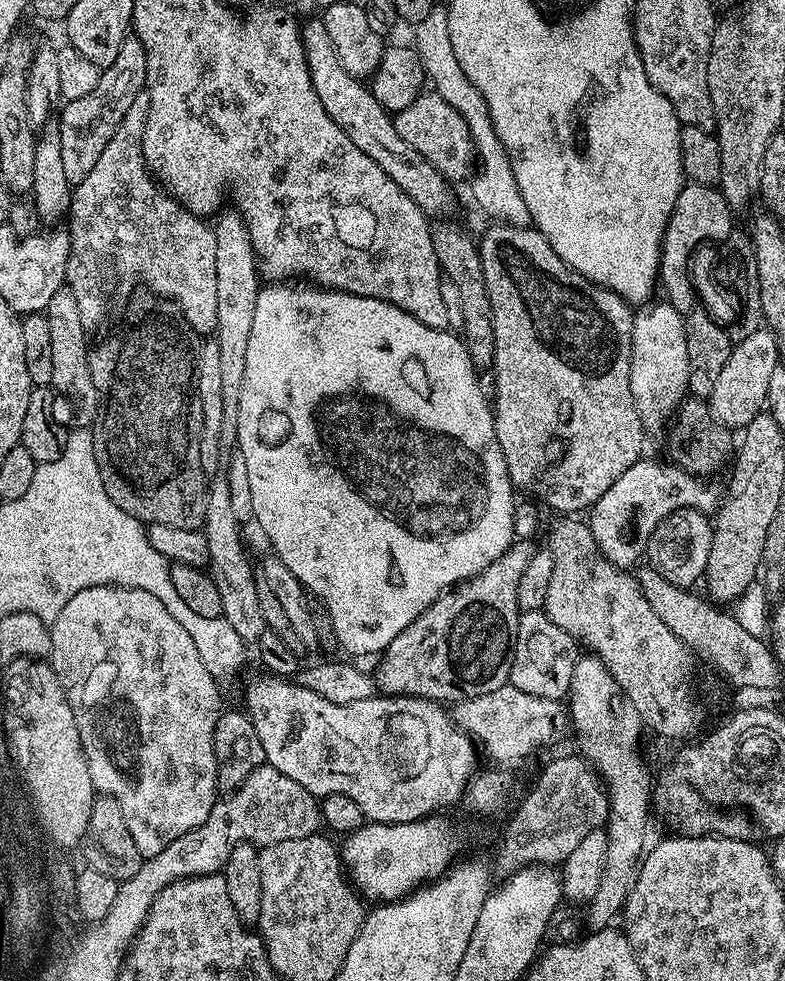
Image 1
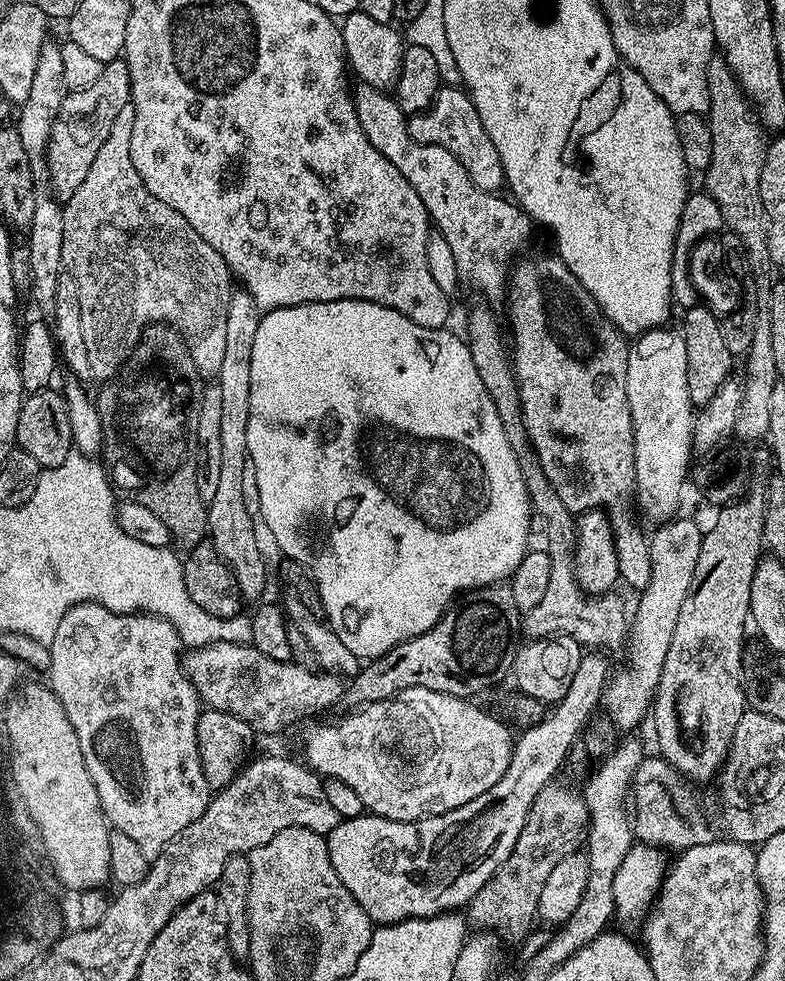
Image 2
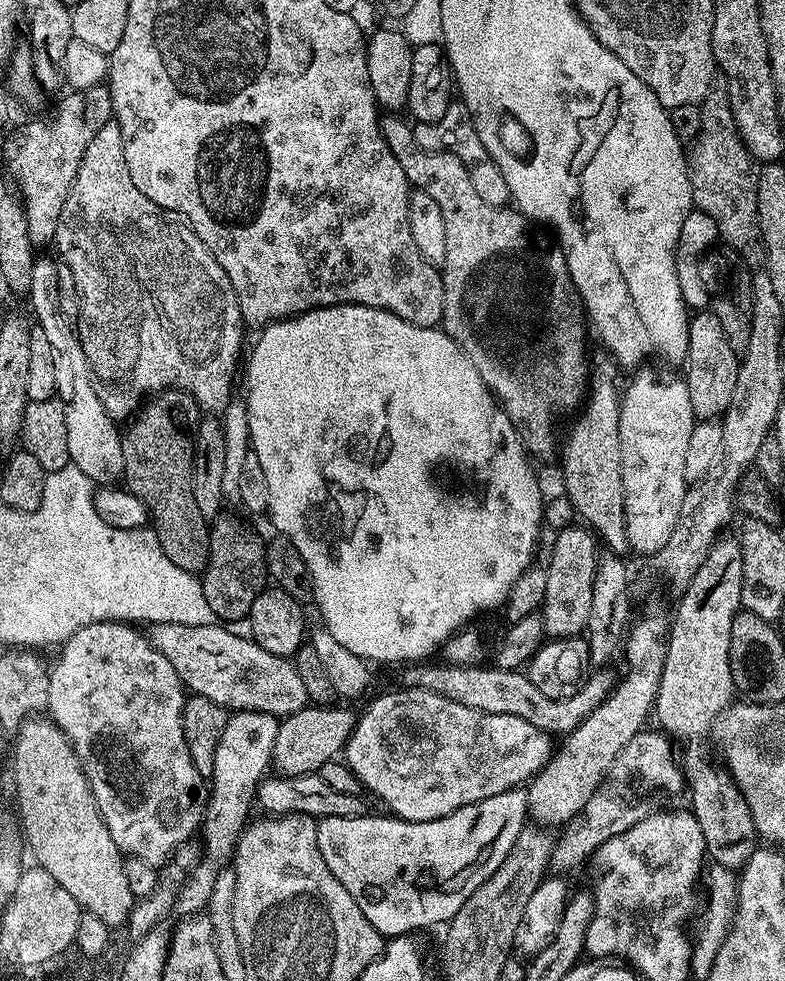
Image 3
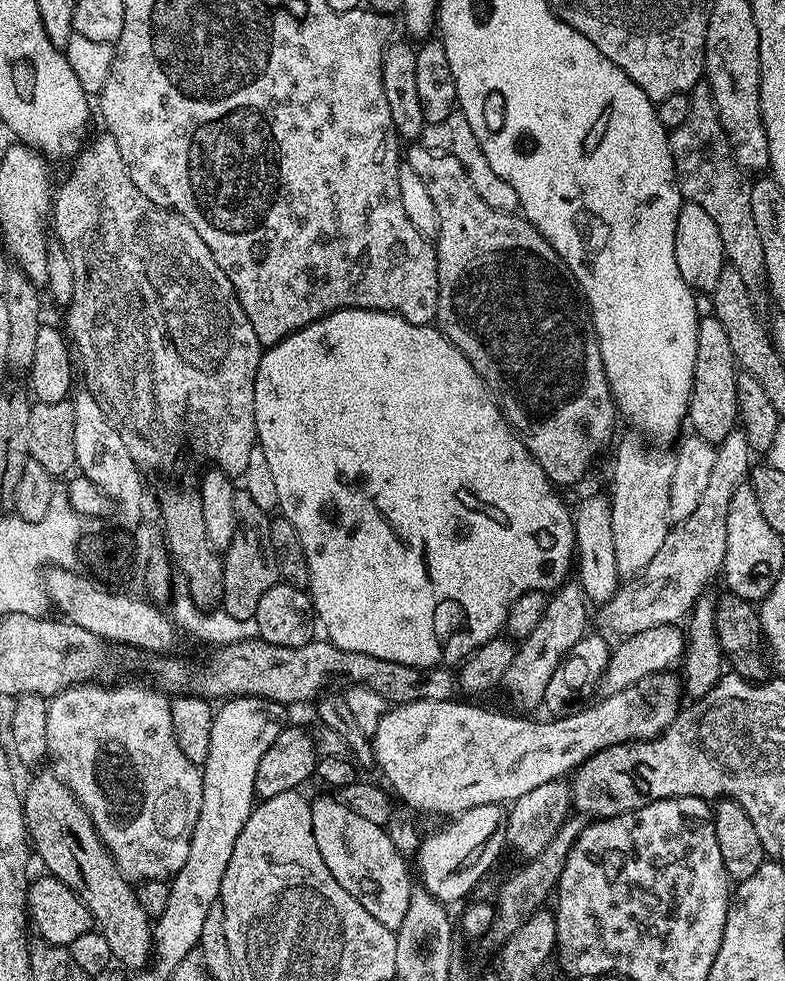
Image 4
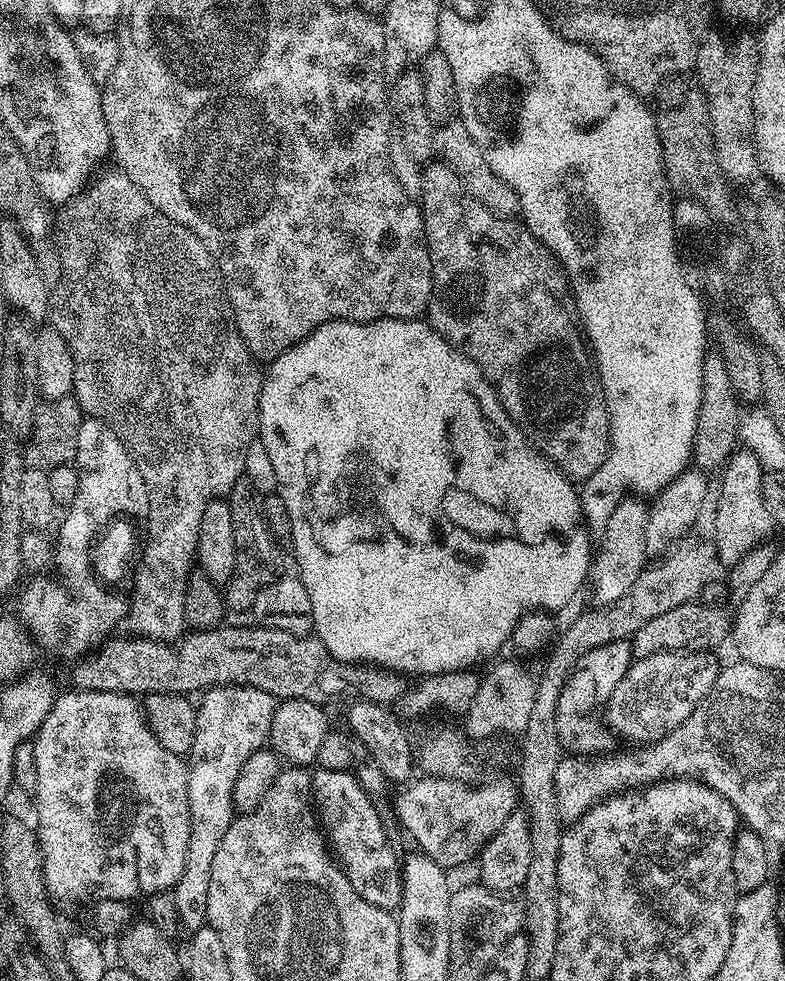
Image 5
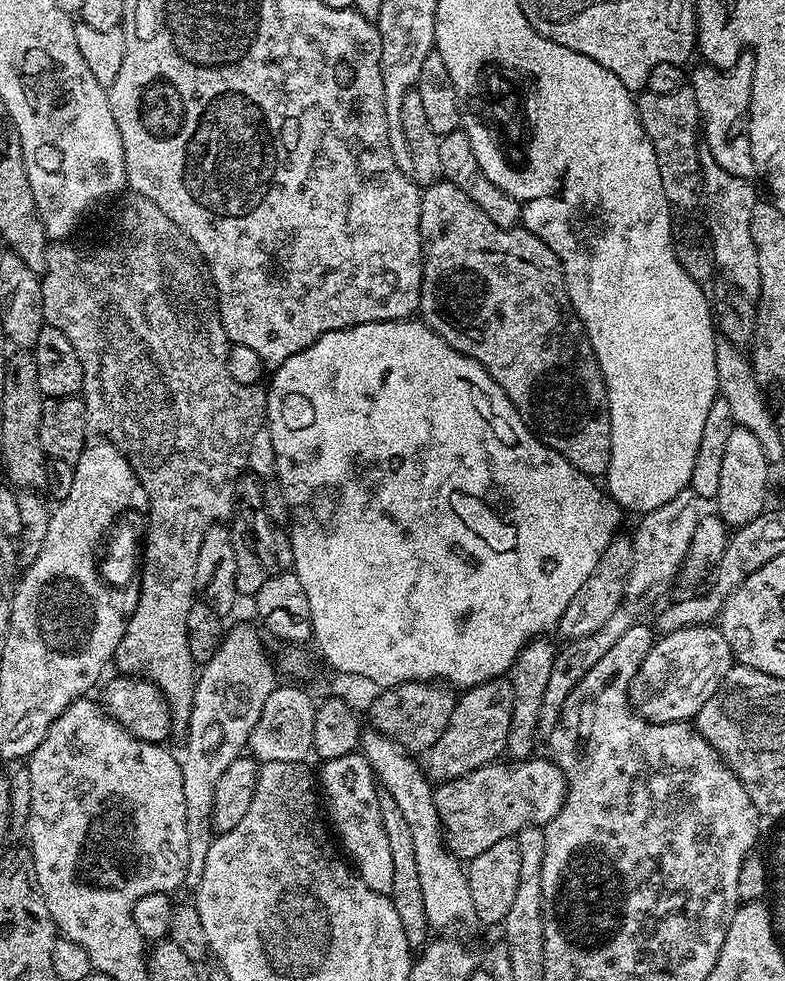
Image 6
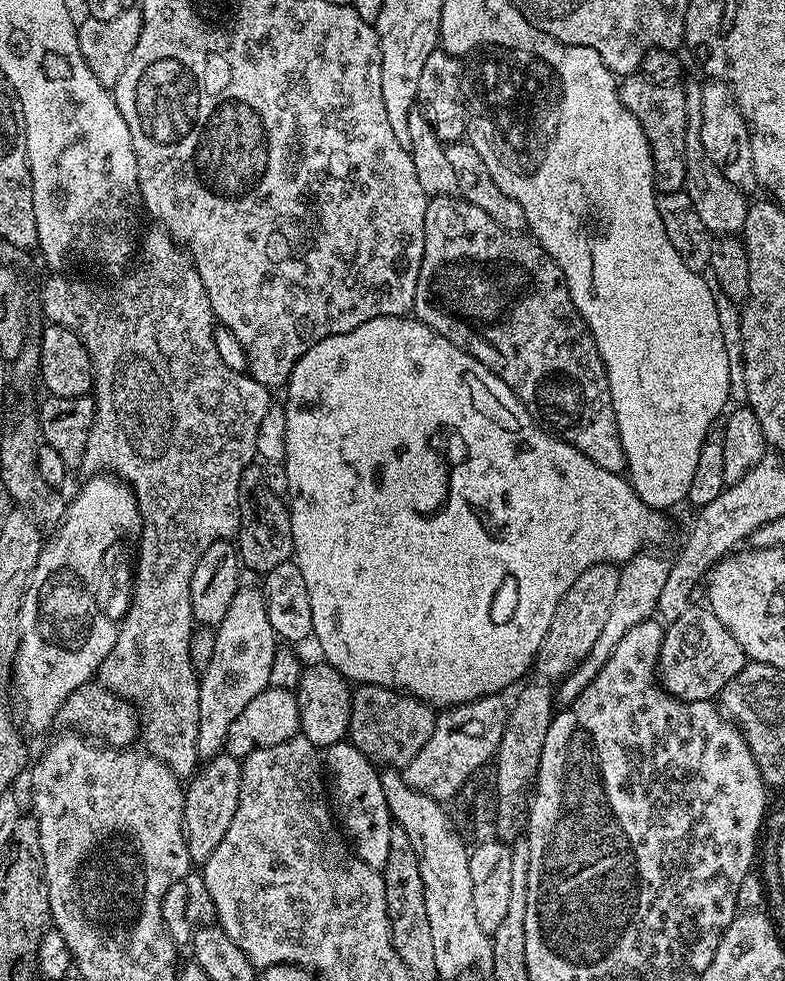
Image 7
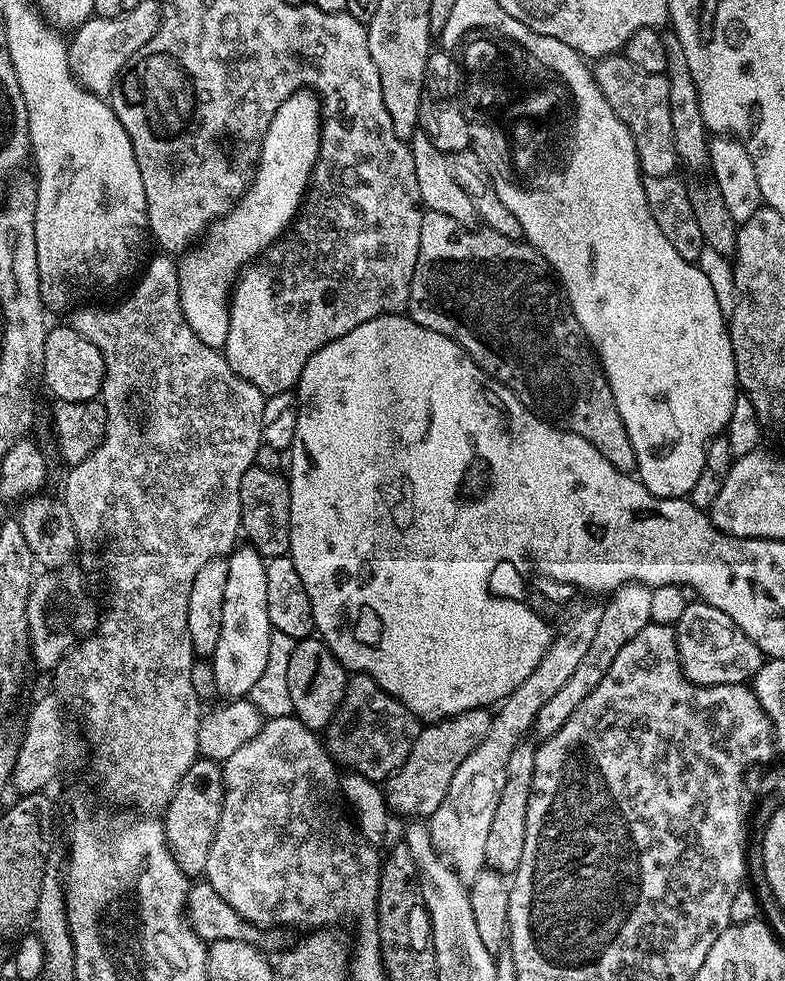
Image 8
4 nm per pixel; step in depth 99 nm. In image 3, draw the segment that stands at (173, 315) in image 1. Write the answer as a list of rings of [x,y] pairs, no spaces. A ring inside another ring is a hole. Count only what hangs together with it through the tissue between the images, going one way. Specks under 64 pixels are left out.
[[[165,390],[153,400],[156,401],[148,409],[145,407],[127,425],[128,432],[126,428],[123,433],[122,478],[128,482],[127,491],[136,495],[148,508],[151,523],[156,523],[154,535],[164,547],[166,558],[182,570],[200,574],[208,567],[208,547],[212,544],[208,537],[209,521],[205,520],[202,510],[198,510],[192,489],[193,432],[202,419],[202,409],[189,392],[179,390]]]

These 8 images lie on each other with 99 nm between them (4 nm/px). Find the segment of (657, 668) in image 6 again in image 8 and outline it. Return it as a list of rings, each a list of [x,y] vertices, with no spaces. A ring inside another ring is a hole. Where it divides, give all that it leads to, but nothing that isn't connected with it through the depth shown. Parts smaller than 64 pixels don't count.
[[[690,602],[674,626],[680,670],[691,684],[748,684],[766,657],[760,647],[722,610],[703,602]]]

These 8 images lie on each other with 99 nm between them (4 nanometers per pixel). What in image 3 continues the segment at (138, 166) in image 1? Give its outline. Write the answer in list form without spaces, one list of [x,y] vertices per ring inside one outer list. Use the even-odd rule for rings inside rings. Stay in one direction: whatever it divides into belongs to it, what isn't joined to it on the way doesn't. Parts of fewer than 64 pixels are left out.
[[[115,122],[102,126],[102,130],[98,130],[98,134],[90,138],[86,146],[86,154],[82,154],[82,166],[78,166],[78,174],[68,187],[66,202],[58,218],[54,248],[60,251],[59,259],[62,263],[70,266],[70,274],[74,274],[80,299],[80,314],[75,317],[74,327],[80,333],[82,350],[86,350],[86,362],[90,362],[94,390],[98,390],[98,398],[102,398],[102,406],[106,406],[106,414],[110,414],[112,420],[127,421],[141,407],[140,399],[147,392],[152,392],[151,394],[159,394],[165,390],[189,392],[201,409],[208,414],[223,413],[228,405],[233,403],[232,387],[236,384],[236,367],[239,364],[241,367],[242,364],[240,351],[244,348],[244,332],[246,333],[246,325],[240,313],[238,298],[234,294],[234,286],[230,286],[230,278],[226,278],[226,270],[218,266],[214,254],[210,254],[210,250],[198,238],[198,234],[194,234],[192,227],[173,213],[150,202],[150,198],[146,198],[146,194],[142,194],[142,190],[134,186],[134,178],[130,178],[130,170],[126,170],[122,130]]]

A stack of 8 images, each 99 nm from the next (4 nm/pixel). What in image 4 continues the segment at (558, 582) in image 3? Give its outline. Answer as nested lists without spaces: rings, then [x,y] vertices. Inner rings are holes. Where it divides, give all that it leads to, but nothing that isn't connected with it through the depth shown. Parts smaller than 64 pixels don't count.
[[[565,582],[548,596],[542,622],[538,622],[534,634],[519,641],[514,662],[510,662],[510,668],[504,675],[503,687],[508,687],[518,707],[539,709],[543,705],[546,686],[554,670],[558,670],[569,650],[589,631],[587,607],[584,589],[576,582]]]

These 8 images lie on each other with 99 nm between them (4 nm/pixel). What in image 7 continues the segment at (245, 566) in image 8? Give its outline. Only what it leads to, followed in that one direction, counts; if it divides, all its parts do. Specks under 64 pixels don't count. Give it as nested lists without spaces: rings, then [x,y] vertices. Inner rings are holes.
[[[241,586],[226,610],[219,628],[215,629],[214,658],[199,677],[198,754],[201,761],[212,760],[225,751],[227,731],[255,695],[270,686],[270,666],[278,651],[278,637],[266,614],[264,593],[259,587]]]

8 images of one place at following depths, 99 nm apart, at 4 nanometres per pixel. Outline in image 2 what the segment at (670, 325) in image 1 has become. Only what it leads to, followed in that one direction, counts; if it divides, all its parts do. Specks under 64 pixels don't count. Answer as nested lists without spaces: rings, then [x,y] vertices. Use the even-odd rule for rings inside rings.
[[[661,326],[652,328],[648,332],[635,337],[628,349],[628,361],[626,362],[626,398],[630,406],[630,422],[634,426],[634,466],[636,467],[636,483],[634,500],[640,508],[655,522],[667,522],[677,515],[680,508],[680,495],[684,492],[684,479],[688,476],[688,459],[694,456],[692,451],[692,422],[694,419],[694,405],[690,402],[690,390],[686,386],[686,342],[684,333],[679,327]]]

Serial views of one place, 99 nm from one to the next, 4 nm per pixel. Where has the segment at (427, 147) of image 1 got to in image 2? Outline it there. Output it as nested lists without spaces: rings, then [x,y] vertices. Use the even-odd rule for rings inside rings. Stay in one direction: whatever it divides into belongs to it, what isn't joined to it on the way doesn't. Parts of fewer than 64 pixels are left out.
[[[441,87],[425,112],[413,112],[408,116],[408,129],[410,138],[414,138],[419,144],[437,144],[450,150],[450,154],[454,154],[454,158],[462,162],[466,174],[470,174],[470,182],[474,182],[478,190],[499,193],[500,187],[505,187],[502,158],[498,158],[498,150],[494,142],[490,142],[490,134],[486,134],[482,118],[478,118],[478,110],[463,87]]]

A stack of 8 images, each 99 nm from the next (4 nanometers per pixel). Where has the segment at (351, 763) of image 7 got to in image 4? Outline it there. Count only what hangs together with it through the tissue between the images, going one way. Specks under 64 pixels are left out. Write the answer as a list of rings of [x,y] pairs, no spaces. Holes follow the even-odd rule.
[[[320,796],[311,801],[310,822],[314,826],[314,842],[318,846],[318,854],[322,854],[322,862],[326,862],[326,867],[330,874],[334,874],[338,886],[342,886],[342,890],[347,890],[349,894],[354,894],[354,898],[358,898],[358,902],[362,902],[368,913],[382,922],[382,926],[393,930],[400,928],[414,891],[412,876],[408,873],[407,862],[404,861],[407,860],[405,853],[396,849],[381,825],[366,822],[362,814],[354,814],[354,810],[350,810],[350,806],[346,806],[343,800],[332,796]]]

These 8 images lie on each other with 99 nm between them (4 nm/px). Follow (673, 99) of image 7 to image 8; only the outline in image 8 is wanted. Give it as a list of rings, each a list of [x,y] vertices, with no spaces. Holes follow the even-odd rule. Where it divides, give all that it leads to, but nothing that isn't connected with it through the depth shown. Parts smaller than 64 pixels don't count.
[[[624,55],[602,56],[595,61],[592,77],[598,82],[598,90],[610,102],[610,110],[618,114],[620,121],[630,130],[638,150],[640,171],[650,178],[666,178],[677,171],[678,161],[674,150],[674,126],[670,122],[670,82],[664,74],[646,74],[646,70],[638,70],[634,62],[630,62]]]

